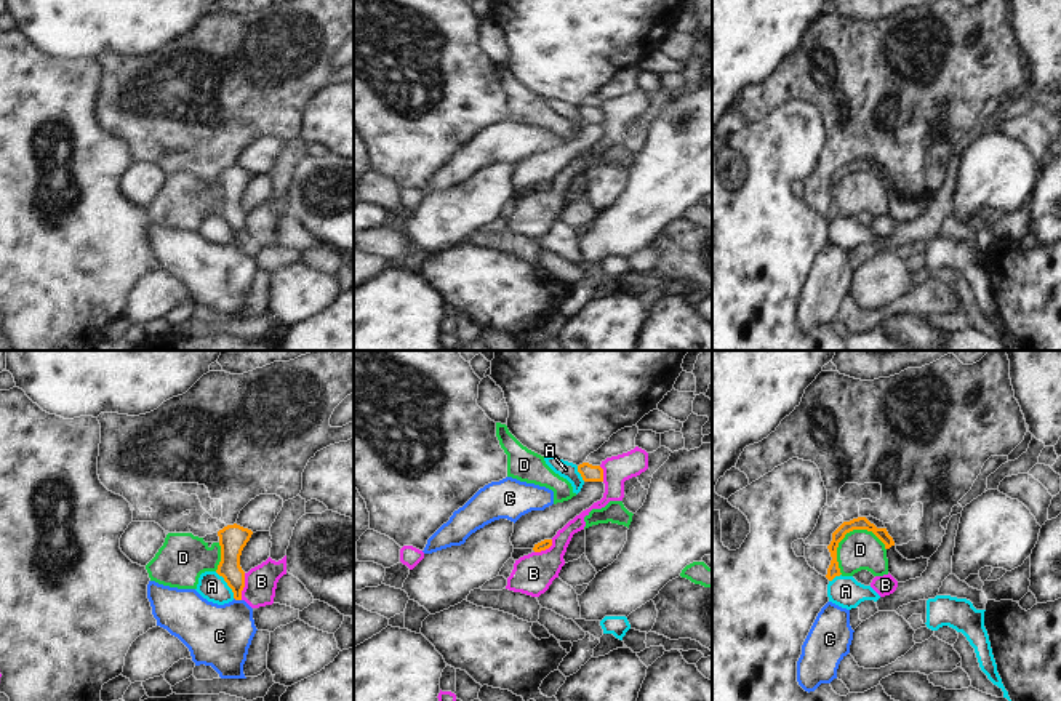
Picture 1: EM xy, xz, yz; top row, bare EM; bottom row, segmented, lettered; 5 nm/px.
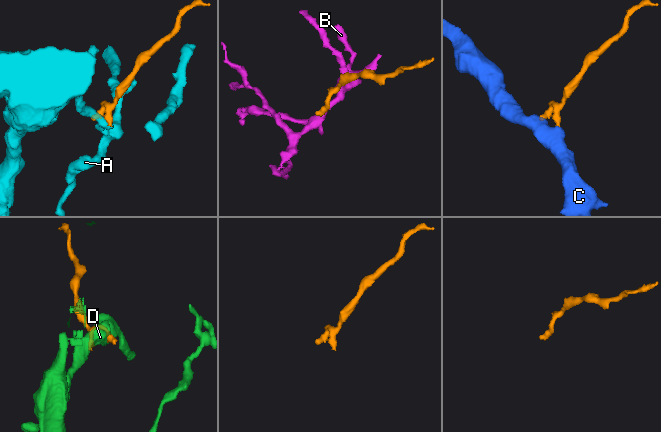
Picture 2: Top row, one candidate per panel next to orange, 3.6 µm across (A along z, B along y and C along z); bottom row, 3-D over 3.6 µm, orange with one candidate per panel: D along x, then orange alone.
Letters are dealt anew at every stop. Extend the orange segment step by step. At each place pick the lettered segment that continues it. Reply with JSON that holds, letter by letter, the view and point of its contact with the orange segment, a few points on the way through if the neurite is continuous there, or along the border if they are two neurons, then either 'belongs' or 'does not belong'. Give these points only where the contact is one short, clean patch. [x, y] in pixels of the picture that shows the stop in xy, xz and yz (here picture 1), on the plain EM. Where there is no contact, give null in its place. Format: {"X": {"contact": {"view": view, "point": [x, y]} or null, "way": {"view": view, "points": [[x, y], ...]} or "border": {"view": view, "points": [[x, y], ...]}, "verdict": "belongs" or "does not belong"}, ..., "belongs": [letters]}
{"A": {"contact": {"view": "xy", "point": [228, 226]}, "border": {"view": "xy", "points": [[215, 213], [223, 220], [234, 239]]}, "verdict": "does not belong"}, "B": {"contact": {"view": "xy", "point": [244, 228]}, "verdict": "does not belong"}, "C": {"contact": {"view": "xy", "point": [237, 240]}, "way": {"view": "xy", "points": [[229, 208], [237, 224], [237, 240], [237, 256], [220, 277]]}, "verdict": "belongs"}, "D": {"contact": {"view": "yz", "point": [845, 175]}, "border": {"view": "yz", "points": [[885, 186], [871, 173], [850, 172], [837, 189], [840, 215]]}, "verdict": "does not belong"}, "belongs": ["C"]}

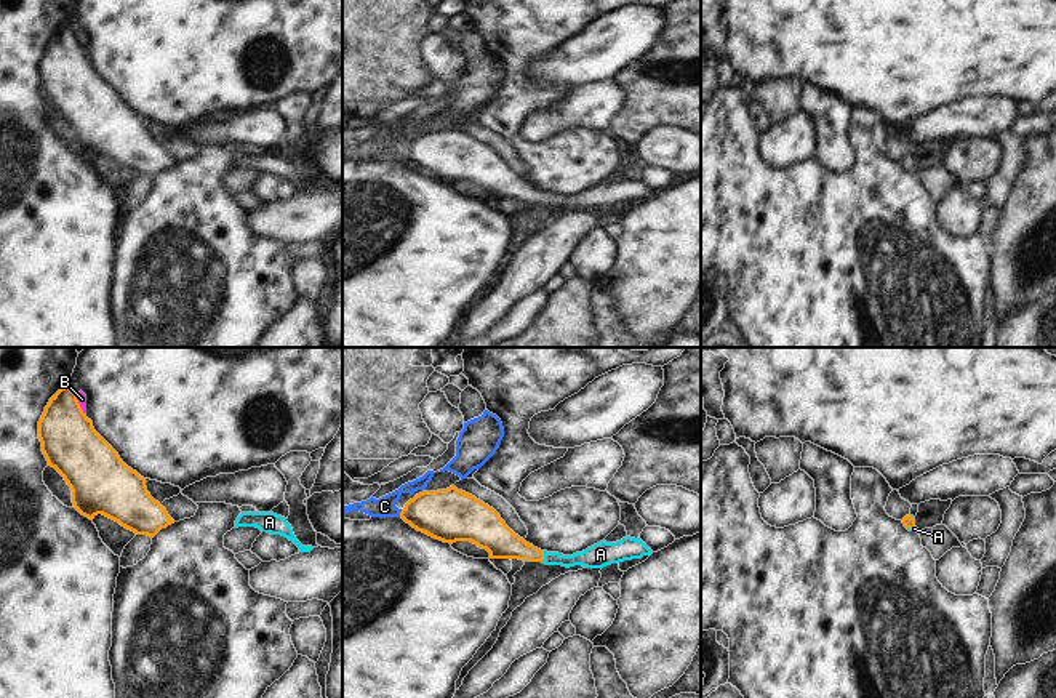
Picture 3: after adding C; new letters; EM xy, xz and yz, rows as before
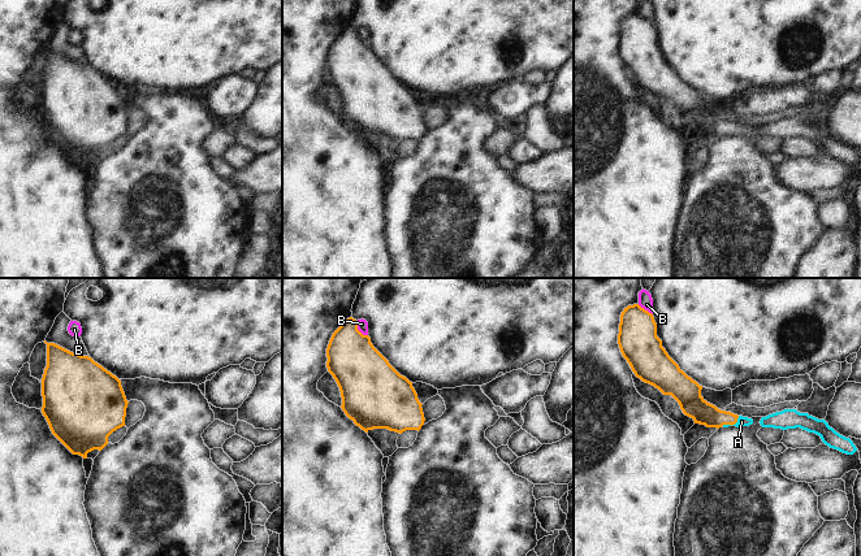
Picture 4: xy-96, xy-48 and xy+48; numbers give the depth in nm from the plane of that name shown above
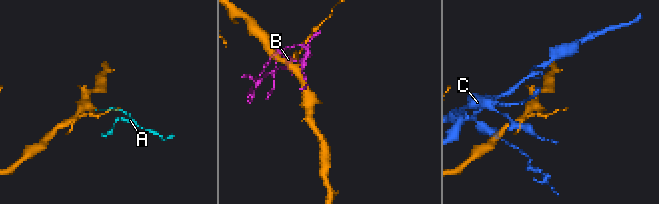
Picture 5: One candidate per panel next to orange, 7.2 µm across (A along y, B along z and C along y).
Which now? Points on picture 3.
{"A": {"contact": {"view": "xz", "point": [543, 197]}, "way": {"view": "xz", "points": [[501, 184], [543, 197], [592, 199]]}, "verdict": "belongs"}, "B": {"contact": {"view": "xy", "point": [79, 45]}, "verdict": "does not belong"}, "C": {"contact": {"view": "xz", "point": [400, 154]}, "verdict": "does not belong"}, "belongs": ["A"]}

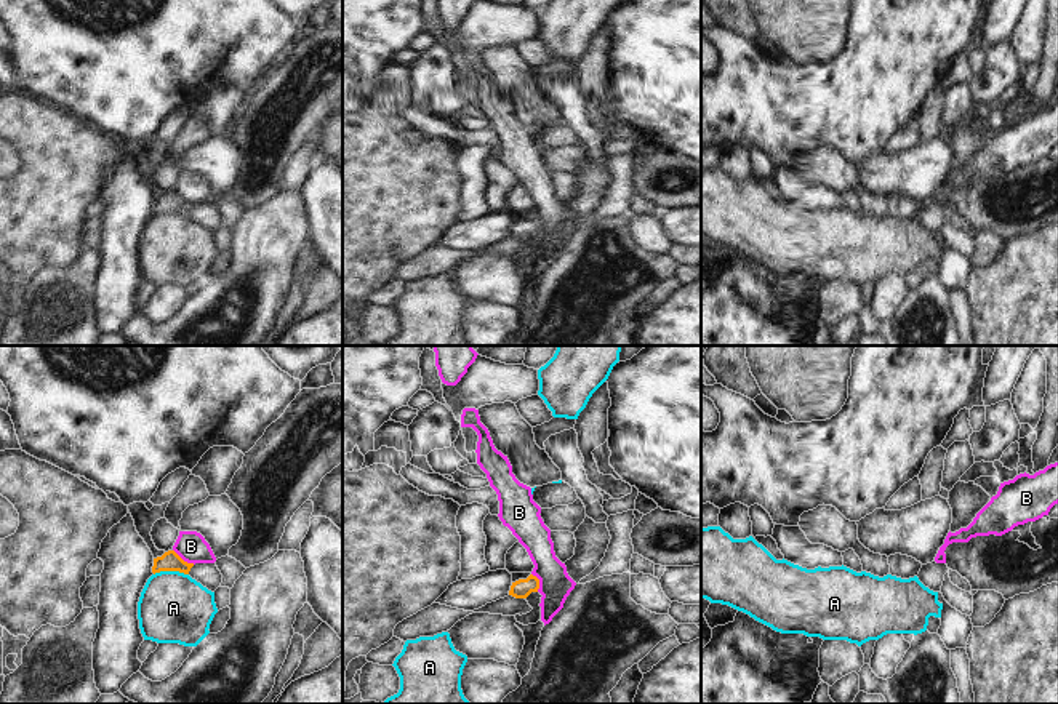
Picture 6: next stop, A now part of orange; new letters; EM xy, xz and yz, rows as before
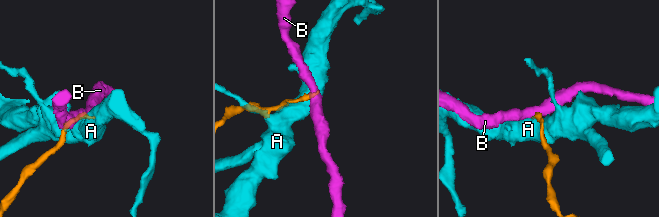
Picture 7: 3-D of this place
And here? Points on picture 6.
{"A": {"contact": {"view": "xy", "point": [170, 212]}, "verdict": "does not belong"}, "B": {"contact": {"view": "xy", "point": [183, 202]}, "border": {"view": "xy", "points": [[173, 191], [184, 202], [194, 205]]}, "verdict": "does not belong"}, "belongs": []}

